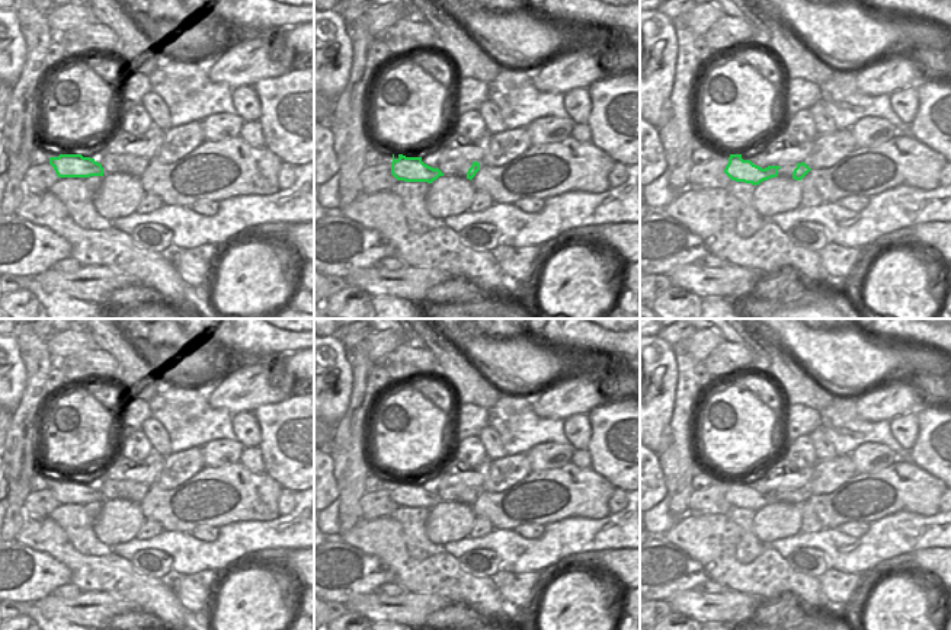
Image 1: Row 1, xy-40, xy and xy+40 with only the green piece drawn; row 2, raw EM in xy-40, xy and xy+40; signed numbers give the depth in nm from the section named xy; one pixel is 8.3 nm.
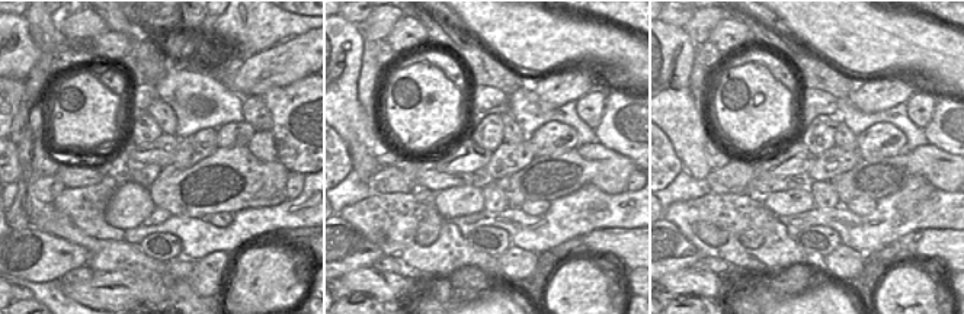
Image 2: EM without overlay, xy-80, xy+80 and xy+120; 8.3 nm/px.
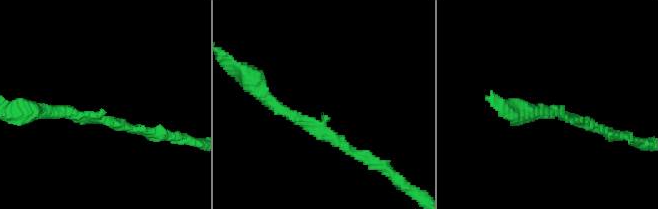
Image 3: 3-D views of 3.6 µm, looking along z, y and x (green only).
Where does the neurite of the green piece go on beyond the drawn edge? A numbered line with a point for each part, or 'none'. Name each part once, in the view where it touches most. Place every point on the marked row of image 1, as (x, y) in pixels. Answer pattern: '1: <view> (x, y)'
none

